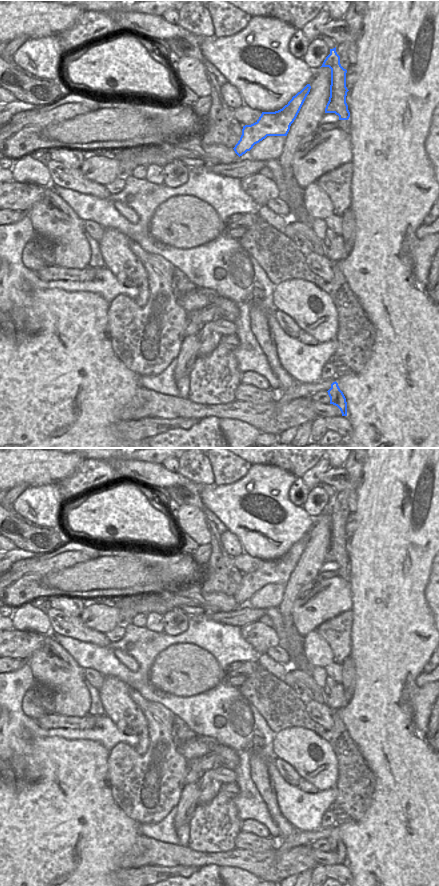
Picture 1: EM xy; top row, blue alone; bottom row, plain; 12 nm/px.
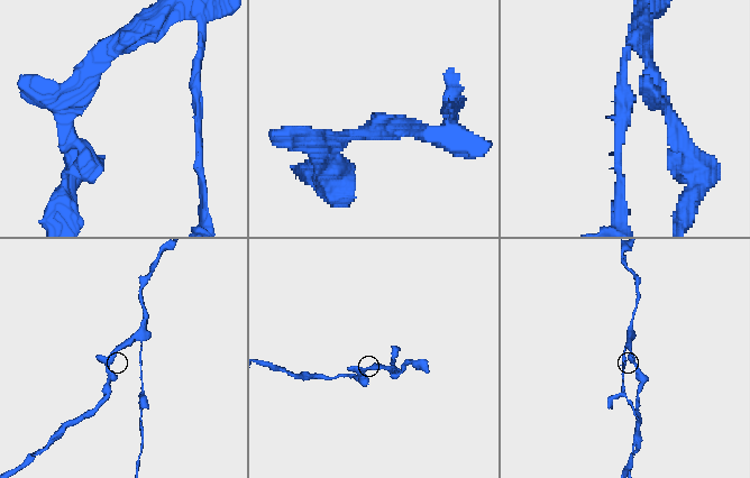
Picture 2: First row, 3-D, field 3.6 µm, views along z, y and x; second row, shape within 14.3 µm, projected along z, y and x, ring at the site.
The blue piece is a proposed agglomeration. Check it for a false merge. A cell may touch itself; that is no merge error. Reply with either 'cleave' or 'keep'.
cleave

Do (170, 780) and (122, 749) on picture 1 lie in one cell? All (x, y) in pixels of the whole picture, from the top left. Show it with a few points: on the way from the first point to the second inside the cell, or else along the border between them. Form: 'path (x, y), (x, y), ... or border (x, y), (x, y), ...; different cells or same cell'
path (161, 765), (160, 759), (137, 759); same cell

